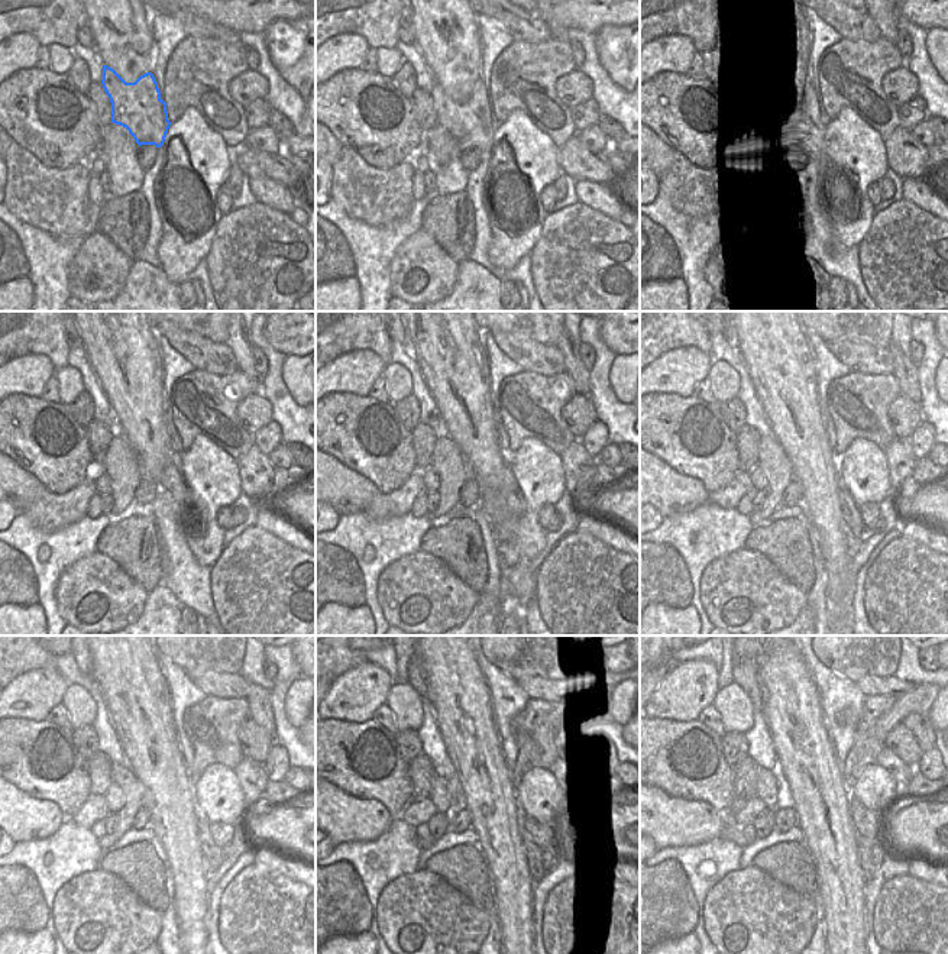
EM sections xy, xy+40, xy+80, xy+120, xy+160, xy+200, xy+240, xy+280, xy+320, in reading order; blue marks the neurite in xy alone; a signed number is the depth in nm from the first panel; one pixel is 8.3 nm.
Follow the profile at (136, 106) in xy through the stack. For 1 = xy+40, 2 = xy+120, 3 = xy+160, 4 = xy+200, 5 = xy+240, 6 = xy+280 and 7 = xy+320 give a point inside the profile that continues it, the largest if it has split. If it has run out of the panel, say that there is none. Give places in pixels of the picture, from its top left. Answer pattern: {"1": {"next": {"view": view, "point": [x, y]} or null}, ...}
{"1": {"next": {"view": "xy+40", "point": [469, 122]}}, "2": {"next": {"view": "xy+120", "point": [172, 479]}}, "3": {"next": {"view": "xy+160", "point": [510, 488]}}, "4": {"next": {"view": "xy+200", "point": [857, 533]}}, "5": {"next": {"view": "xy+240", "point": [213, 856]}}, "6": {"next": {"view": "xy+280", "point": [540, 862]}}, "7": {"next": {"view": "xy+320", "point": [870, 854]}}}

